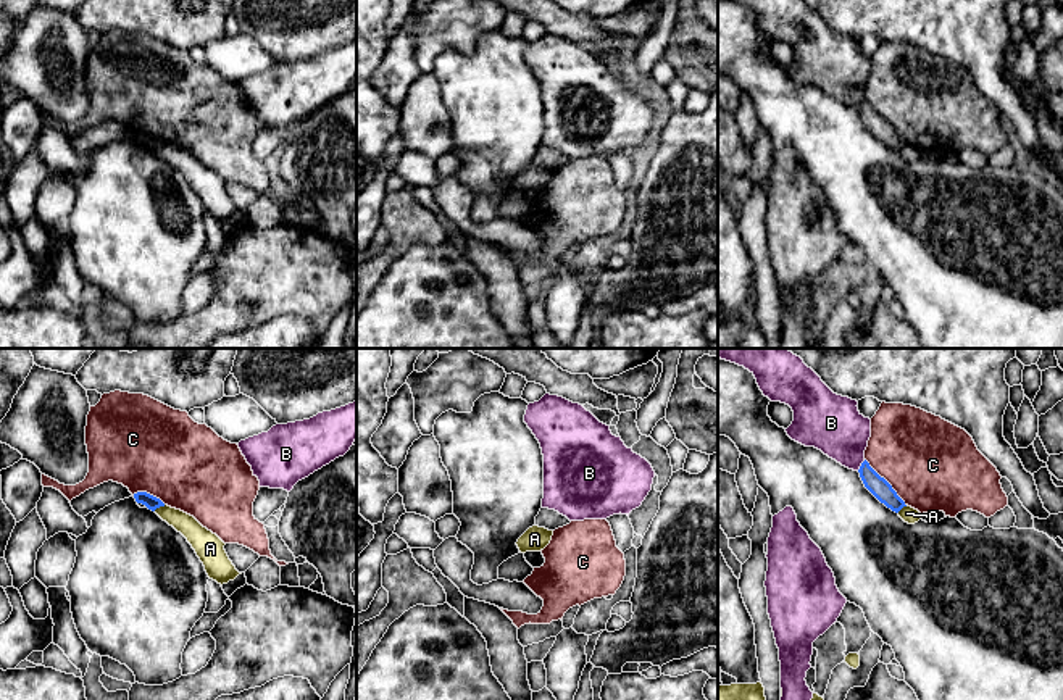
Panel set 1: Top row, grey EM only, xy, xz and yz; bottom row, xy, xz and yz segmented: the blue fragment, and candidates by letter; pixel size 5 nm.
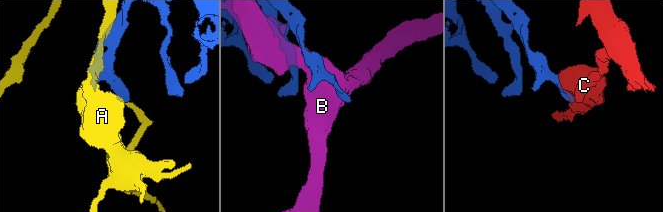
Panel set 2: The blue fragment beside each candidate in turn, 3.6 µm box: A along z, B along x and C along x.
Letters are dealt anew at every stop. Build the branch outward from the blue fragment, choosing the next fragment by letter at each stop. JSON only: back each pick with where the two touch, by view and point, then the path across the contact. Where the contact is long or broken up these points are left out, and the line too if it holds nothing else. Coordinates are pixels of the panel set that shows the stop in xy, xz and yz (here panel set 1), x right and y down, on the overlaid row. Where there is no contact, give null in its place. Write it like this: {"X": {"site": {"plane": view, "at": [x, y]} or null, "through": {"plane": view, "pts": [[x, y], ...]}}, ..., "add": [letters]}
{"add": []}

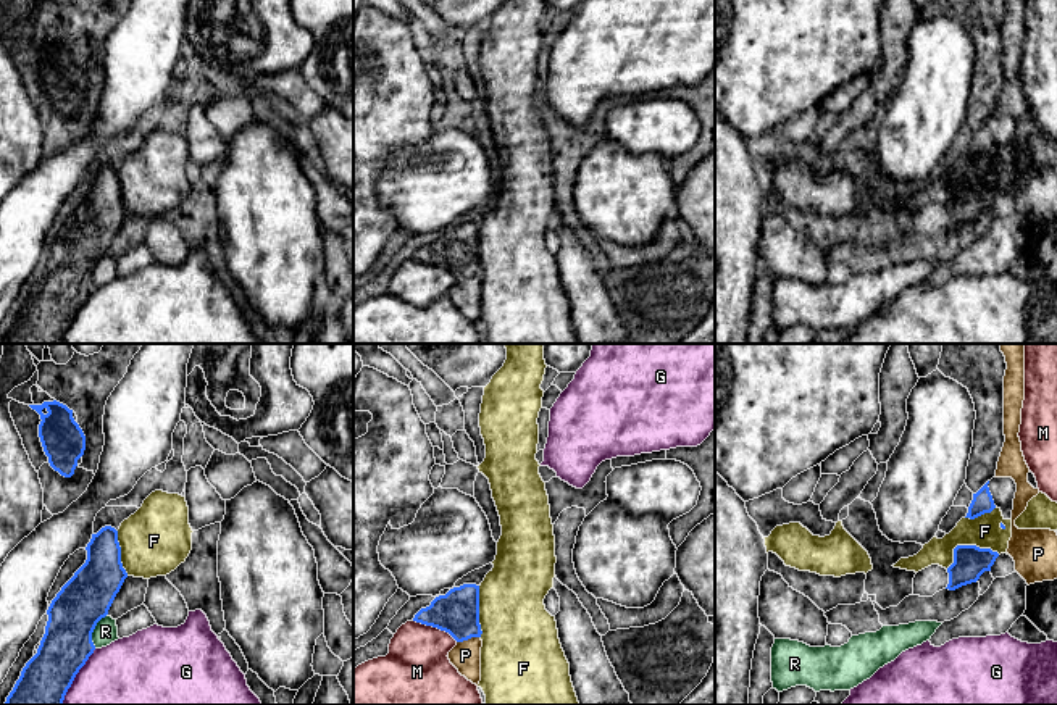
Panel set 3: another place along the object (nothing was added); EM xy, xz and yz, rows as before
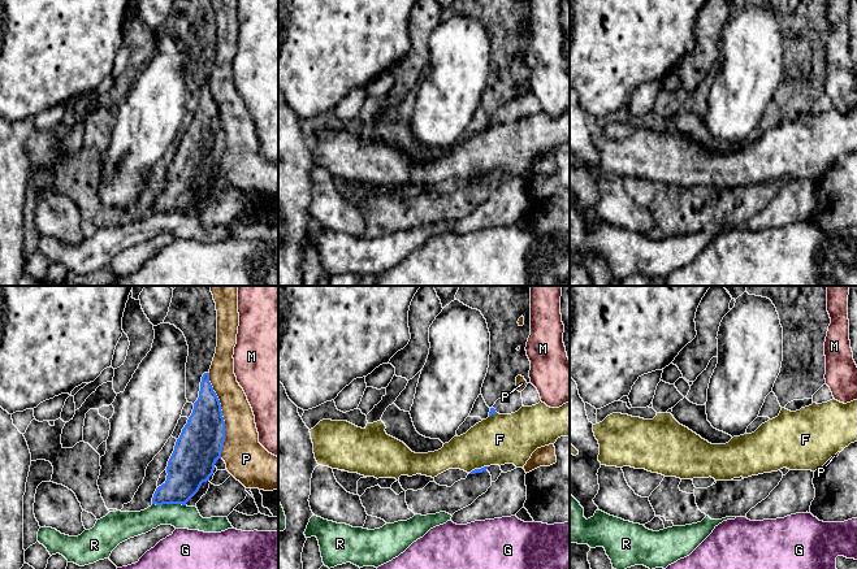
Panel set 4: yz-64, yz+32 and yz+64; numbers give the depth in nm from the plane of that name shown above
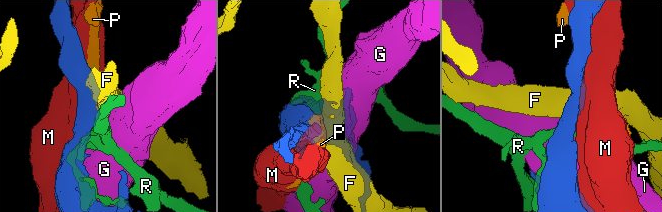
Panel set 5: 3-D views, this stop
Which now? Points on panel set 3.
{"add": []}

